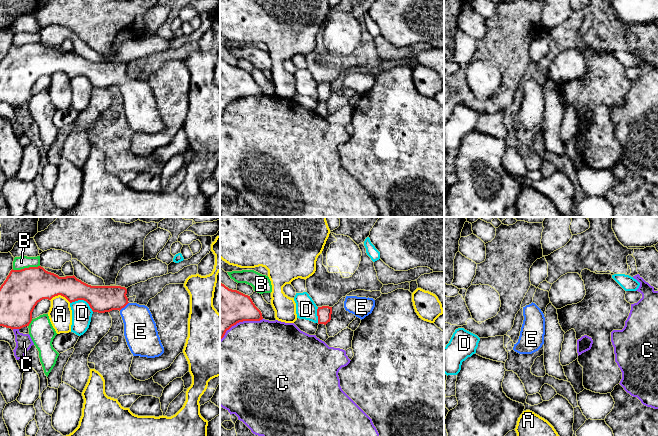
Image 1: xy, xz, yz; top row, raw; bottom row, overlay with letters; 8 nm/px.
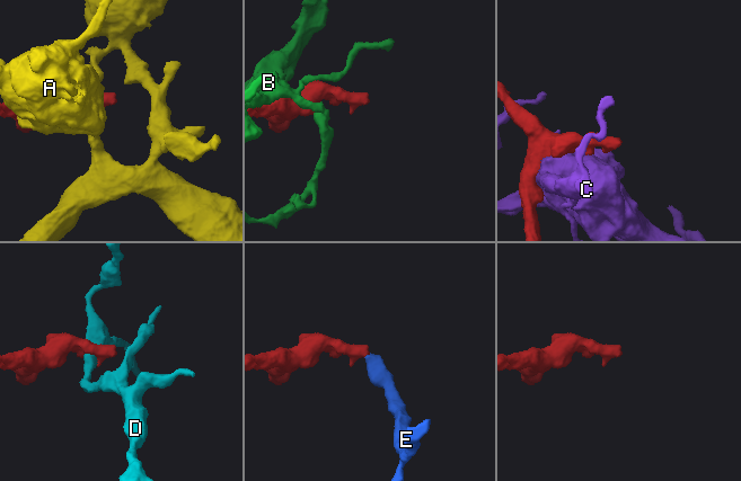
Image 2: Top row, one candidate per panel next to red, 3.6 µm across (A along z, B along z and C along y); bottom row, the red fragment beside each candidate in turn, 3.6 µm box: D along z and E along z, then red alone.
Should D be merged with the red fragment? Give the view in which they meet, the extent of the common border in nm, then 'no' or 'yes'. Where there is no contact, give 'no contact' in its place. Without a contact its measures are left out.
xy | 200 nm | no

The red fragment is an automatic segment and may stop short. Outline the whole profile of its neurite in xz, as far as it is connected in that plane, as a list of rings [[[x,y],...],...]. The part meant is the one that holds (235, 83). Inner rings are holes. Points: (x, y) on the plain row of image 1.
[[[220,59],[220,116],[227,106],[239,98],[262,96],[261,87],[250,72]]]

